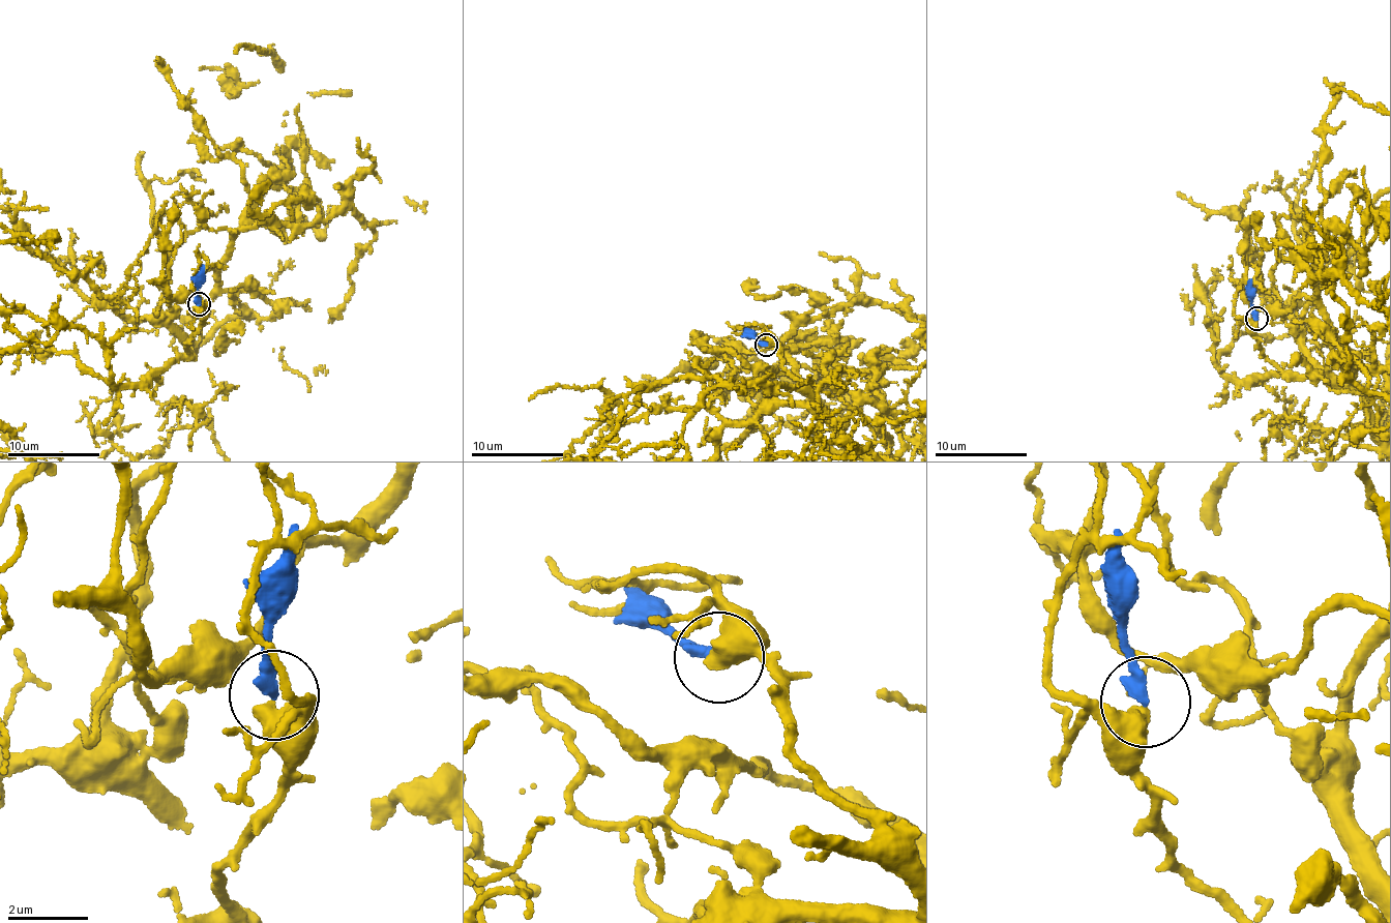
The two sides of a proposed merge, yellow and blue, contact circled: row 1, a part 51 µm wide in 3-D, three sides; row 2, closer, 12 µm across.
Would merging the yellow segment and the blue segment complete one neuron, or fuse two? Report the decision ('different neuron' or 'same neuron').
different neuron

